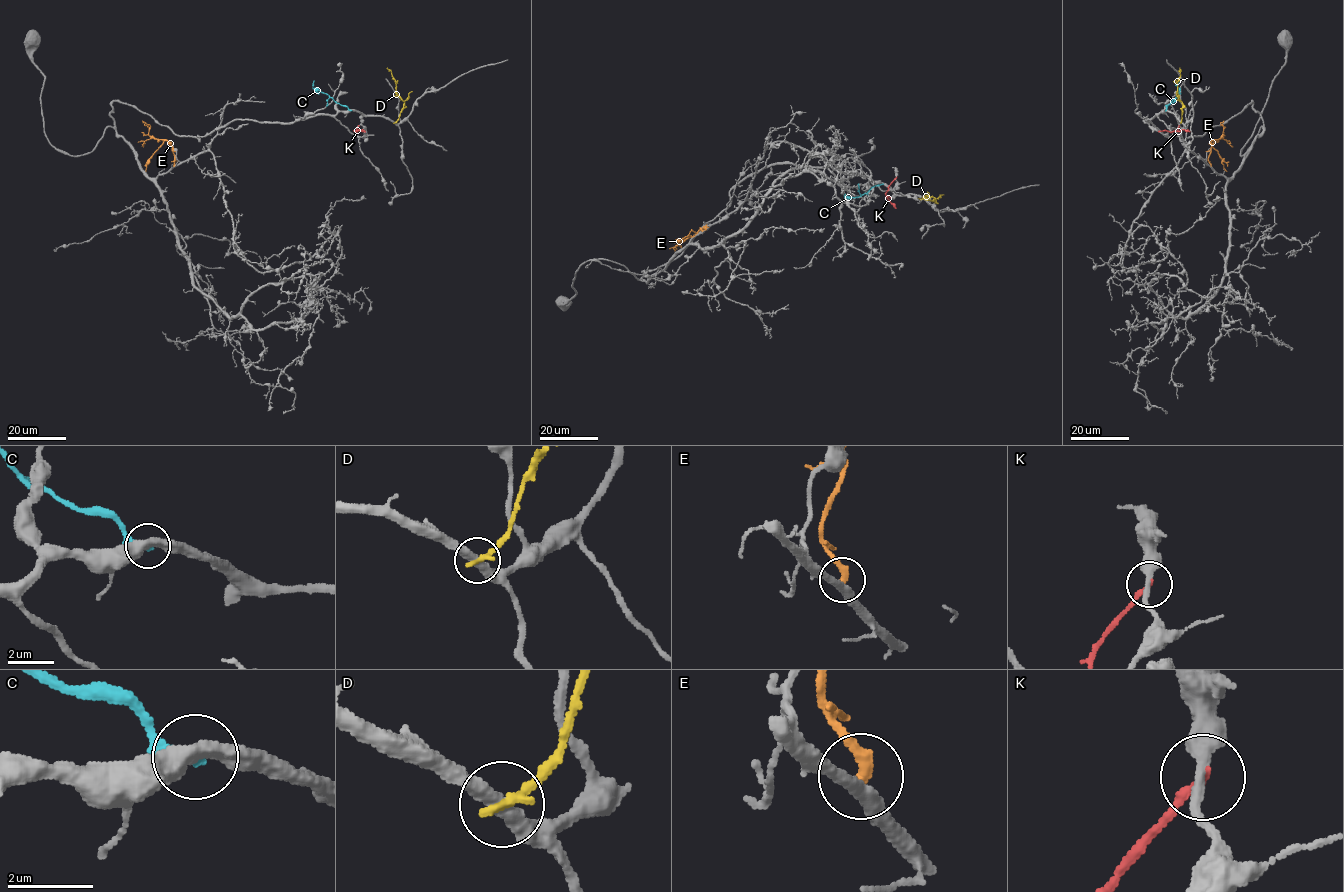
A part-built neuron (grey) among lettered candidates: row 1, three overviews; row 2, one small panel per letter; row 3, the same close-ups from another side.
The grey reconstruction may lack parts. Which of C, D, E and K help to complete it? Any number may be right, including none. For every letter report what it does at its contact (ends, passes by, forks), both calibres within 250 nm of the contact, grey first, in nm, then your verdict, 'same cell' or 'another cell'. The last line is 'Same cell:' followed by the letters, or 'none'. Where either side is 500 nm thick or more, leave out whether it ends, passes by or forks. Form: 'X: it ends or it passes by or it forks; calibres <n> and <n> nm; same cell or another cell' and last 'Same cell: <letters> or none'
C: it ends; calibres 460 and 240 nm; another cell
D: it ends; calibres 400 and 260 nm; another cell
E: it ends; calibres 360 and 300 nm; another cell
K: it ends; calibres 360 and 220 nm; another cell
Same cell: none

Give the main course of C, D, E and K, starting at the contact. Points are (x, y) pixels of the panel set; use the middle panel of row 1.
C: (882, 184), (858, 196), (845, 196)
D: (926, 199), (935, 199), (927, 196), (918, 198)
E: (705, 229), (706, 226), (696, 232), (691, 231), (677, 245)
K: (896, 177), (886, 193), (887, 199), (896, 208)

